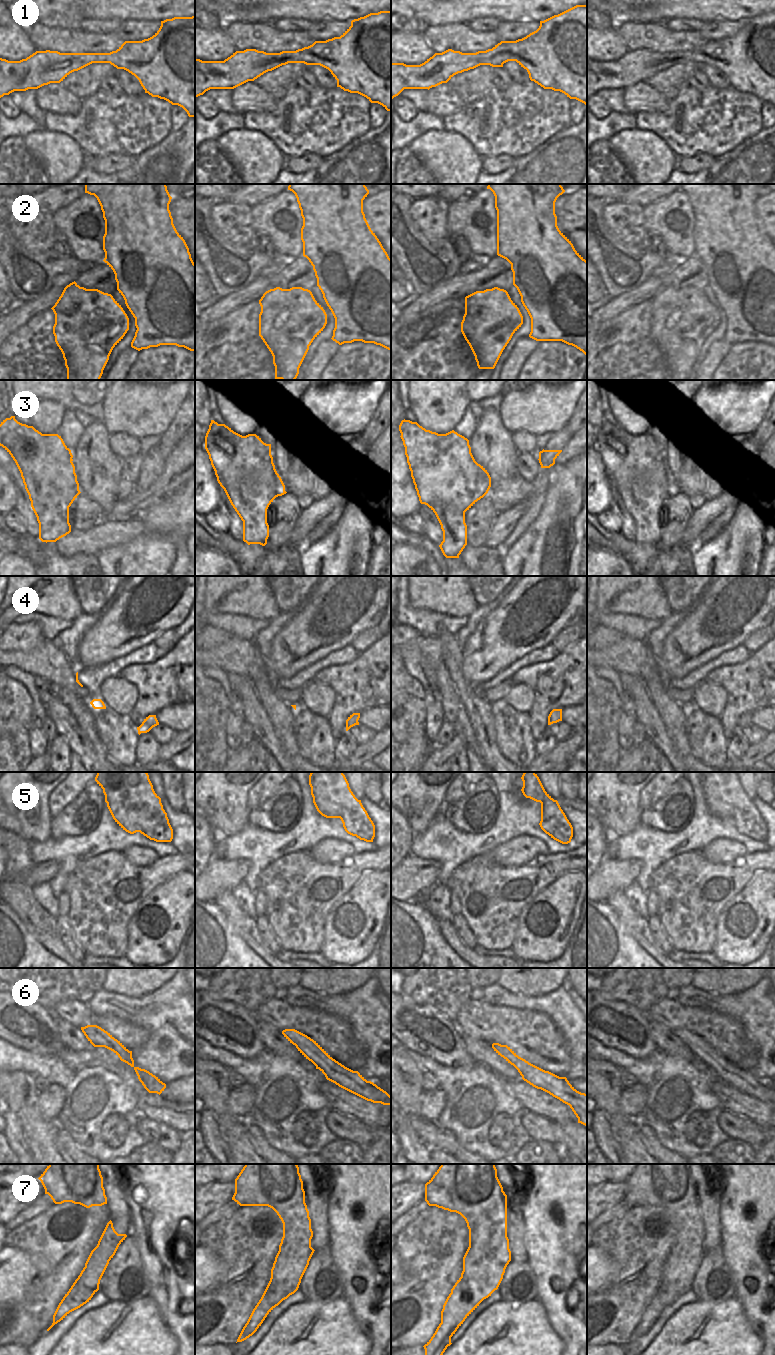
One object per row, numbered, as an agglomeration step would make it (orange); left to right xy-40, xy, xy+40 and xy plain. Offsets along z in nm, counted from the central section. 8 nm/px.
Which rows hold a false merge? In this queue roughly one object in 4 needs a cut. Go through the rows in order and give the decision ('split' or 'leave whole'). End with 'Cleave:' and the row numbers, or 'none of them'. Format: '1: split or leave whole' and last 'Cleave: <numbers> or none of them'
1: leave whole
2: leave whole
3: split
4: leave whole
5: leave whole
6: leave whole
7: split
Cleave: 3, 7

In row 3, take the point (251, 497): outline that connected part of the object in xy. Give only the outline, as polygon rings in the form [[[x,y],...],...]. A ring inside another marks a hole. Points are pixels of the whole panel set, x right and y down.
[[[211,420],[206,436],[210,434],[215,437],[215,443],[233,457],[233,463],[241,471],[239,483],[224,488],[224,491],[243,521],[243,541],[248,545],[265,546],[269,537],[267,509],[276,497],[275,473],[267,461],[269,455],[263,445],[264,442],[256,434],[242,436],[225,424],[218,424],[214,420]]]

